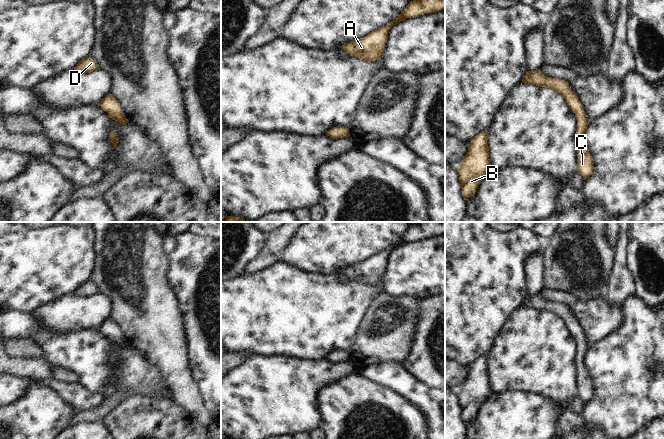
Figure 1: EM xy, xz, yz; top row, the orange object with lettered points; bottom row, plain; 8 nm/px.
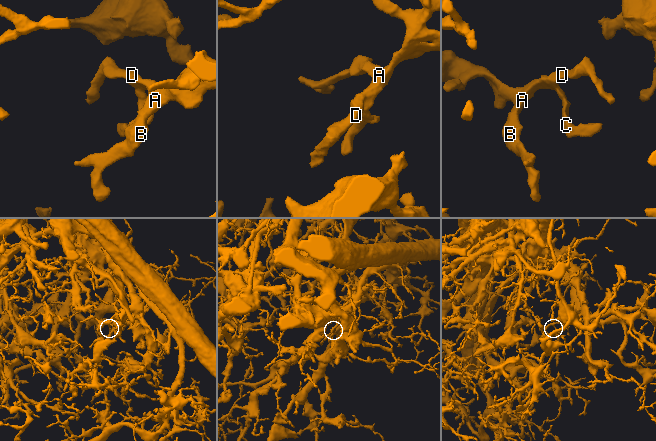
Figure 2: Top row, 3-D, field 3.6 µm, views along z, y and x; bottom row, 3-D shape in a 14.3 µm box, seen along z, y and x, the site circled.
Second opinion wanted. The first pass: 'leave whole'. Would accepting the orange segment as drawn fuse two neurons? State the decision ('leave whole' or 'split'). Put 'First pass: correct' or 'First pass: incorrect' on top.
First pass: correct
leave whole

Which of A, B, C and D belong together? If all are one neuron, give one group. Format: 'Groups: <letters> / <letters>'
Groups: A B C D.

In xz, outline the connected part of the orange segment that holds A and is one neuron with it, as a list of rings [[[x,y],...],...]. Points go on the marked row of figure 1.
[[[413,0],[392,22],[372,31],[356,41],[350,41],[342,46],[343,50],[356,58],[366,61],[380,59],[388,40],[388,33],[391,27],[407,18],[416,18],[423,14],[439,12],[445,9],[445,0]]]

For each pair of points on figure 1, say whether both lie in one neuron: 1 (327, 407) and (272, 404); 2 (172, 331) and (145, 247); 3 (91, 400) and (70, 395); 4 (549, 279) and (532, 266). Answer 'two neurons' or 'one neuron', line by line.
1: two neurons
2: one neuron
3: one neuron
4: two neurons

